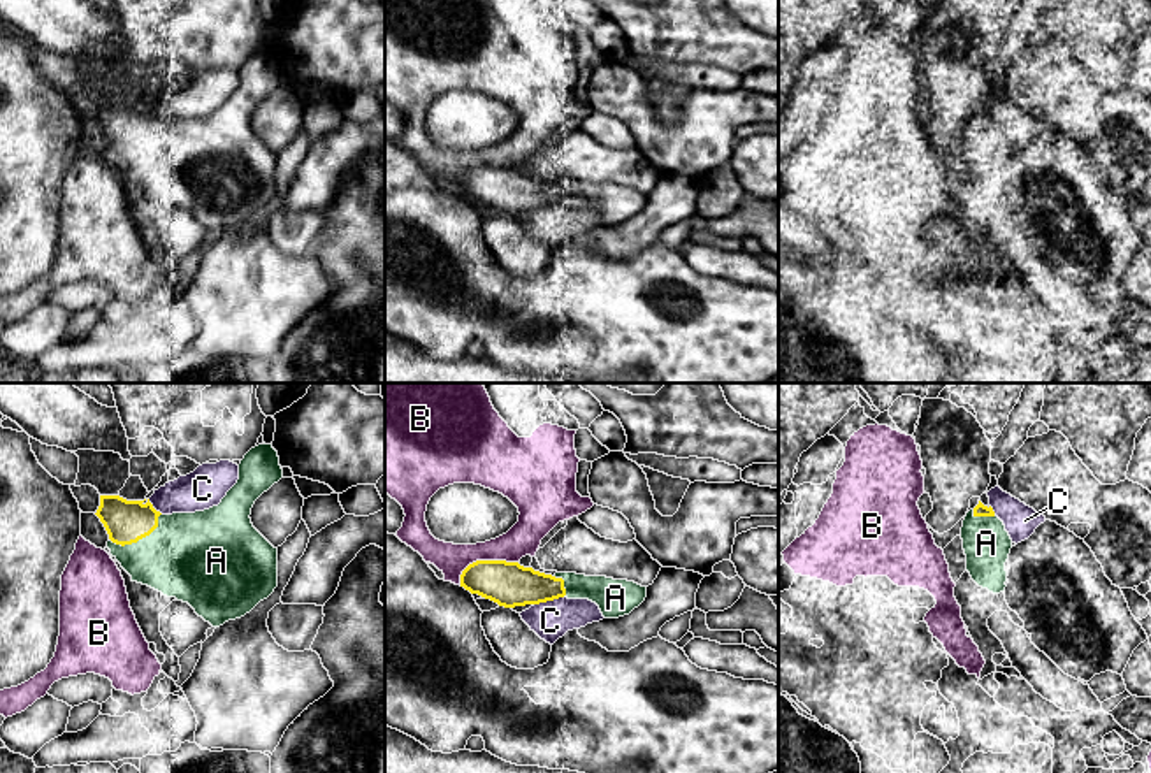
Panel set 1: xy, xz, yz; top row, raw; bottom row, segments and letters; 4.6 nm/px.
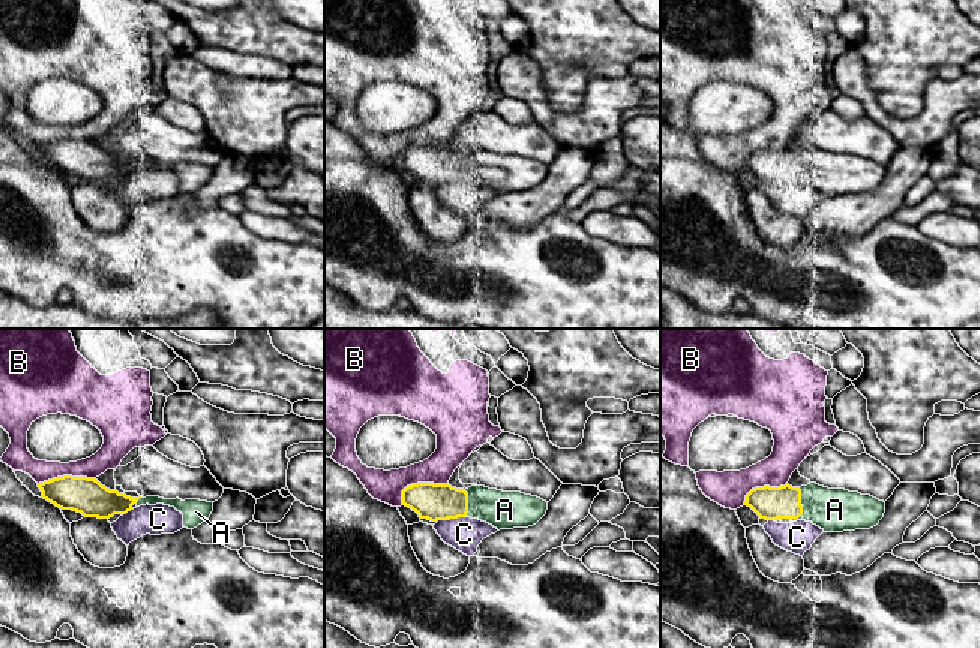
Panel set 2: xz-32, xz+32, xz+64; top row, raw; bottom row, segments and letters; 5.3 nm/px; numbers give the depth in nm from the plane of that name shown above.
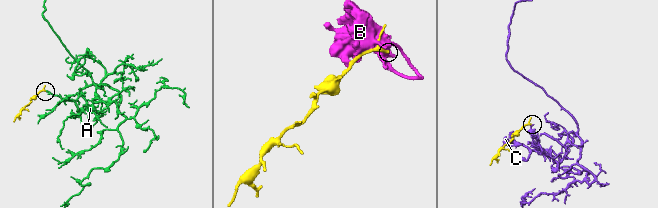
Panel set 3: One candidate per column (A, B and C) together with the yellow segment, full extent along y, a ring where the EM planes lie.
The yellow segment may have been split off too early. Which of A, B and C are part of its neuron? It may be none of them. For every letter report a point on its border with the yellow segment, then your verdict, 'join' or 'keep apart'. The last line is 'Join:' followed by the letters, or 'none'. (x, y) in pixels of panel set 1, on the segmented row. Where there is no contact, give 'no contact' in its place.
A: xy (139, 538) | join
B: xz (484, 561) | keep apart
C: xz (549, 599) | keep apart
Join: A

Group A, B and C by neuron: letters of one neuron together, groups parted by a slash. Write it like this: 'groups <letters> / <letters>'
groups A / B / C

